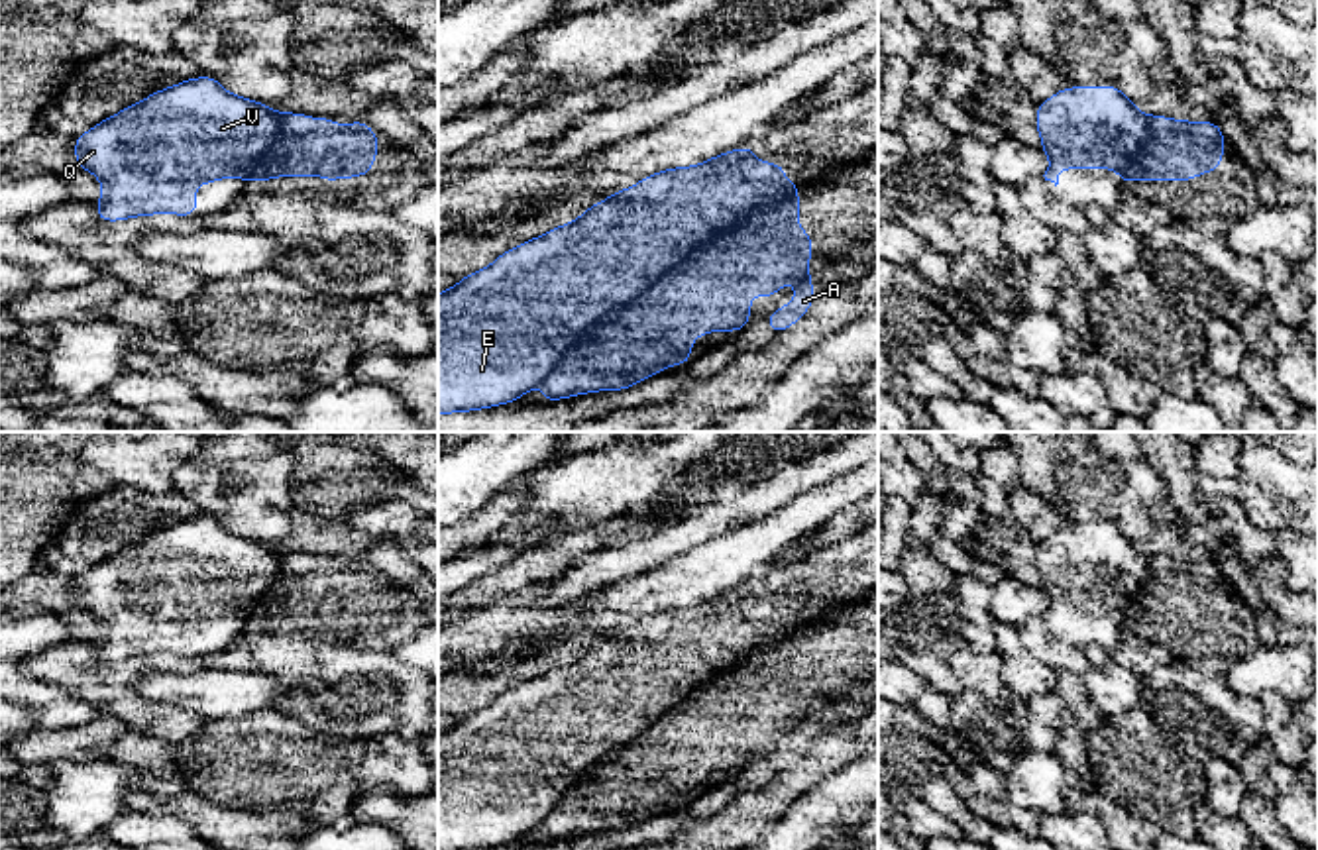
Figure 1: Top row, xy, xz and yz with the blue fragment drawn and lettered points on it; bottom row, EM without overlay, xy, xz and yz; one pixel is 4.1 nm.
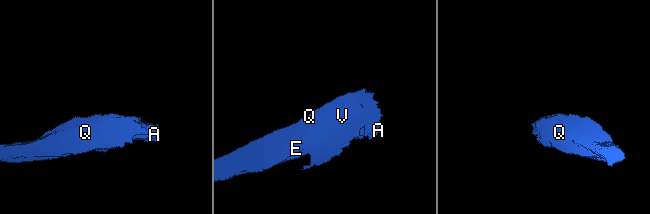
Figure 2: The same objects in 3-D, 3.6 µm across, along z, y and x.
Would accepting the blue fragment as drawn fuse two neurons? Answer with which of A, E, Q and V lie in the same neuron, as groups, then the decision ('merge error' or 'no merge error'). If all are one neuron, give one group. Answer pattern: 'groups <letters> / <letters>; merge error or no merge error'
groups A / E Q V; merge error

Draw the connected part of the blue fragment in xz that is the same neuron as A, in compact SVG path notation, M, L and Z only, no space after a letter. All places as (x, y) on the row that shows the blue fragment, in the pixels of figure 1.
M782 196L768 212L727 228L713 243L703 243L682 267L672 267L621 310L599 322L566 357L556 385L542 387L542 402L599 391L623 391L654 373L691 361L691 344L707 332L741 332L750 322L754 294L776 296L782 283L797 287L790 304L768 314L766 326L778 334L801 320L815 300L809 253L815 243L797 226L801 198Z

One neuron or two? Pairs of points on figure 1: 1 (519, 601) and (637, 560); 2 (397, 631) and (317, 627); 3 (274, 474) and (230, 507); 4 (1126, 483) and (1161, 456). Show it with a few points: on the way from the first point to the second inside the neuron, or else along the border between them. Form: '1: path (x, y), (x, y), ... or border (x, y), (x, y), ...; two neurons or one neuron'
1: border (582, 595), (570, 601), (537, 603); two neurons
2: path (378, 631), (336, 627); one neuron
3: path (264, 483), (240, 497); one neuron
4: border (1142, 456), (1163, 479), (1173, 505); two neurons

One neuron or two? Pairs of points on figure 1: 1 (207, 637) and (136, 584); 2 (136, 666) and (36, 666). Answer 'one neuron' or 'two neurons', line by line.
1: one neuron
2: one neuron

